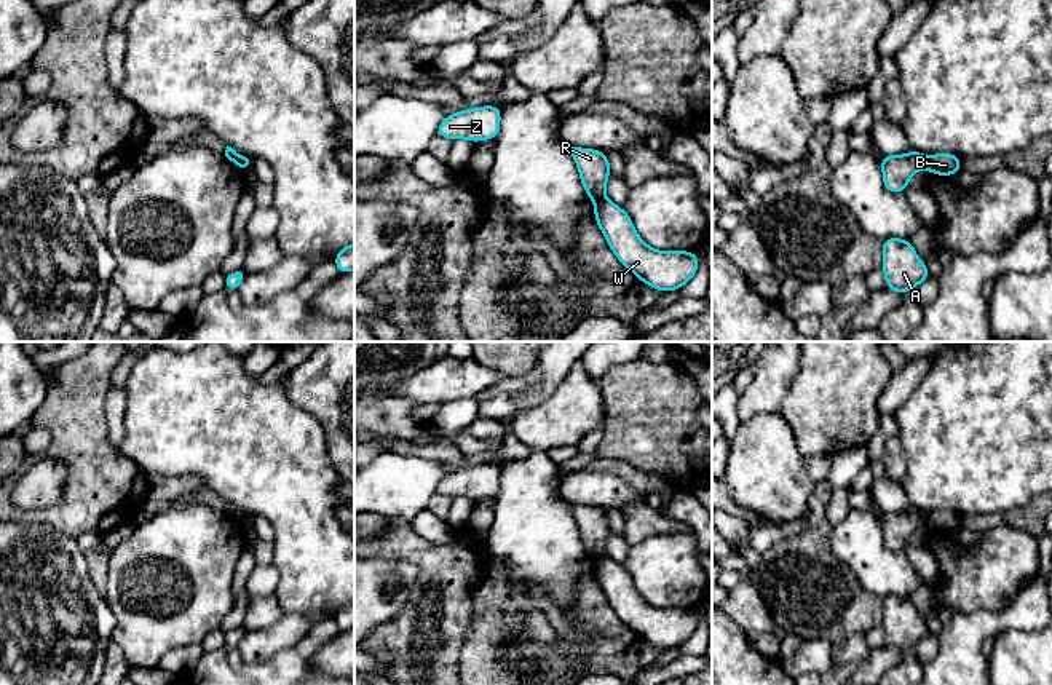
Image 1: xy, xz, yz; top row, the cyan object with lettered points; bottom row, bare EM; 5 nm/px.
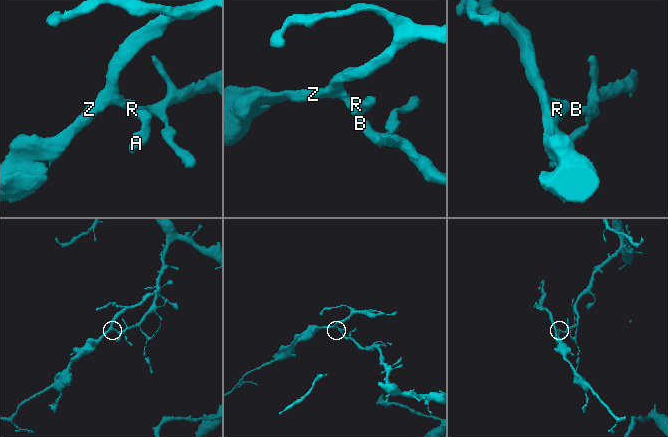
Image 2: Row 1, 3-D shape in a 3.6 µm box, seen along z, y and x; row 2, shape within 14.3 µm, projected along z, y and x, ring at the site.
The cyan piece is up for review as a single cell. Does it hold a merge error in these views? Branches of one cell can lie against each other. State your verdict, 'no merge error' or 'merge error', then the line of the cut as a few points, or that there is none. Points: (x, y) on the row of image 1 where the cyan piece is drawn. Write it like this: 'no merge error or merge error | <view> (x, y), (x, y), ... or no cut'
merge error | yz (928, 157), (925, 166)

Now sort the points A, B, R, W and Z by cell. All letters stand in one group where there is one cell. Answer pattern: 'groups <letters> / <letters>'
groups A R Z / B W

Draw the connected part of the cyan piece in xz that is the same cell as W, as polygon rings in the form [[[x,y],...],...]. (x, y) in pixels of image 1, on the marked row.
[[[603,198],[594,203],[594,219],[610,249],[643,284],[661,292],[682,289],[698,271],[699,259],[691,251],[655,251],[635,232],[629,214]]]

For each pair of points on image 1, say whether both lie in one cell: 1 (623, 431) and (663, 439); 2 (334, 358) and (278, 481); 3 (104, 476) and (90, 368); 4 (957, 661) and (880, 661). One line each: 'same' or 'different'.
1: same
2: different
3: same
4: different

